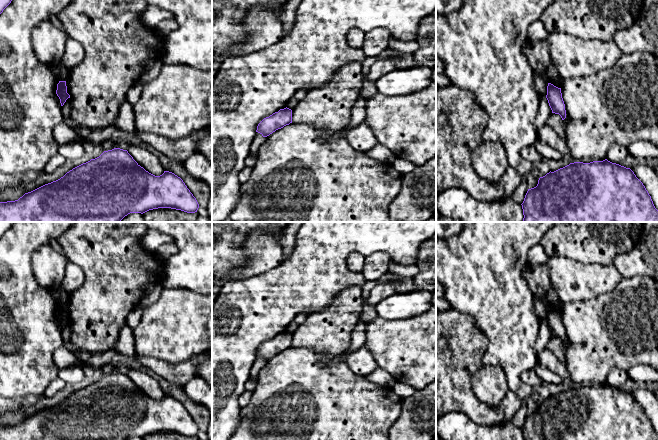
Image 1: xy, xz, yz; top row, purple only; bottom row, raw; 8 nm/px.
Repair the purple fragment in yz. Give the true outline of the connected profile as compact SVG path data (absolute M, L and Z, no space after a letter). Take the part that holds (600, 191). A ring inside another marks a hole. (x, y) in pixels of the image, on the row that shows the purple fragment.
M607 159L590 163L574 162L540 177L536 187L528 189L524 201L523 222L658 222L658 210L643 183L630 168Z

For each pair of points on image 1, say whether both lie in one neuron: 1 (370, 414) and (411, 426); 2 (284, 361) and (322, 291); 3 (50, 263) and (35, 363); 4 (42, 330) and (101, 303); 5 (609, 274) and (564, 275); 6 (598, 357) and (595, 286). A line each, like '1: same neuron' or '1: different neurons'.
1: different neurons
2: different neurons
3: different neurons
4: different neurons
5: same neuron
6: different neurons

